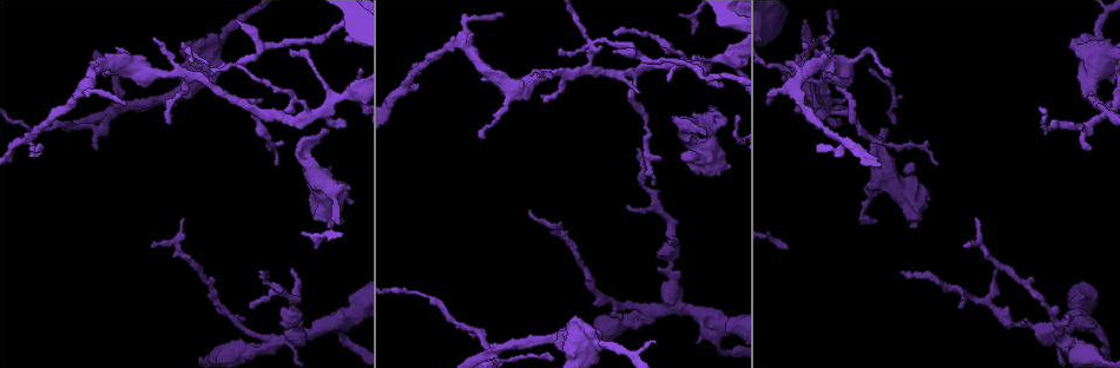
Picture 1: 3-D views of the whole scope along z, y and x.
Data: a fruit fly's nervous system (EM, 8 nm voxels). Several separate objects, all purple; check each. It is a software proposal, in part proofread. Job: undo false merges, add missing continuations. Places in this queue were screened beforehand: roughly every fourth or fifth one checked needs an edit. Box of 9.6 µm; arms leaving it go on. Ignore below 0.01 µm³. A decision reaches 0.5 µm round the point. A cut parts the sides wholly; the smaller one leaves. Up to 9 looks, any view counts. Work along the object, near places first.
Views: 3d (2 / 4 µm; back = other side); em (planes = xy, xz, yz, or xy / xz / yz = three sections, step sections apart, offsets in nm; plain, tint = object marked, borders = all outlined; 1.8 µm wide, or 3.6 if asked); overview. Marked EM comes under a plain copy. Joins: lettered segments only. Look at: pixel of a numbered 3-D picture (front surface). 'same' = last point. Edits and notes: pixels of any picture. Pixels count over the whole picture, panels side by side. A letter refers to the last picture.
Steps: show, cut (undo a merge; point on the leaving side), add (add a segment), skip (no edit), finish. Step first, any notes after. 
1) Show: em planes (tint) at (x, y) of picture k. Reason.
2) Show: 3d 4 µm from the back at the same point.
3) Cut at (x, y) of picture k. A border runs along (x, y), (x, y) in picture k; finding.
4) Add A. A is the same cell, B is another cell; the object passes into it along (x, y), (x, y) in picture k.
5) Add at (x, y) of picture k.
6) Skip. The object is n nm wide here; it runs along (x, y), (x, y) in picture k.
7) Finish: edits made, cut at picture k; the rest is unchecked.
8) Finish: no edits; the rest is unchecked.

Show: em planes (borders) at (1017, 325) of picture 1. A narrow waist.

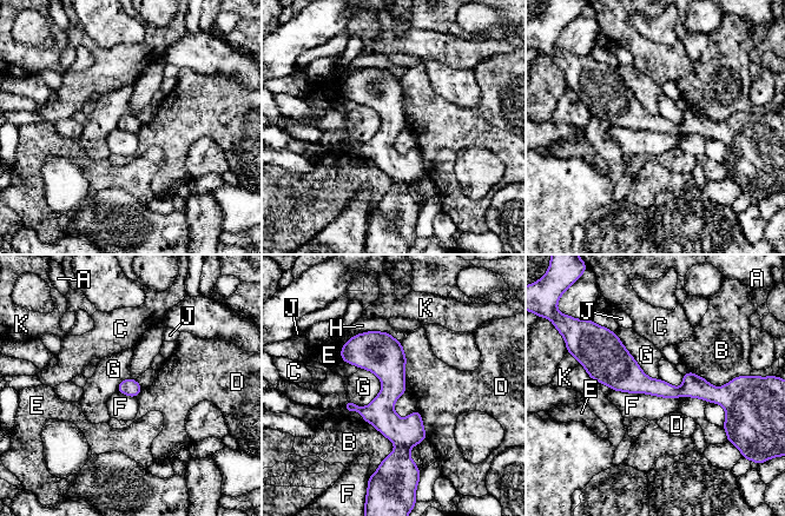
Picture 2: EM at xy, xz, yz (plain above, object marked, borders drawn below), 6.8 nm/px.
Skip. The object is 120 nm wide here; A, B, C, D, E, F, G, H, J and K are other cells; a border runs along (612, 389), (677, 398) in picture 2; one neuron here.

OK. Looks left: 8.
Show: em planes (borders) at (1097, 326) of picture 1. Thick end.

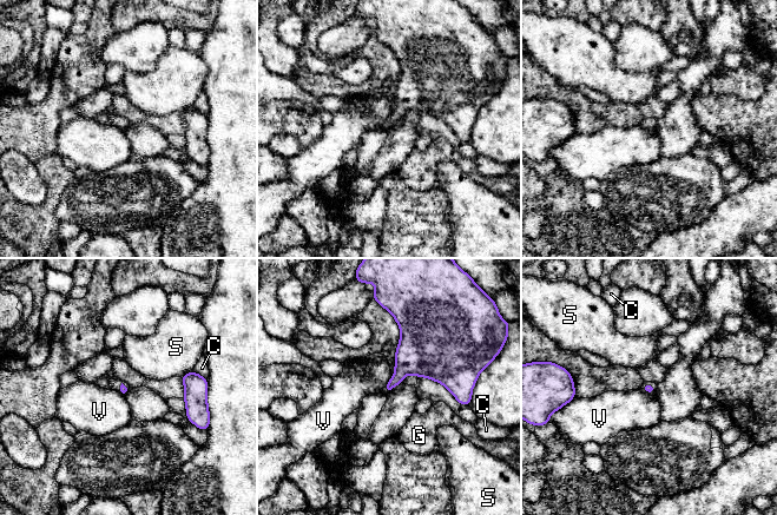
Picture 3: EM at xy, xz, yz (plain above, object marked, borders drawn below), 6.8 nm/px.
Skip. C, G, S and V are other cells; a border runs along (393, 375), (383, 387) in picture 3; none of them fits.

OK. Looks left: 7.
Show: em xz step 4 (tint) at (706, 135) of picture 1. Branch stops here.

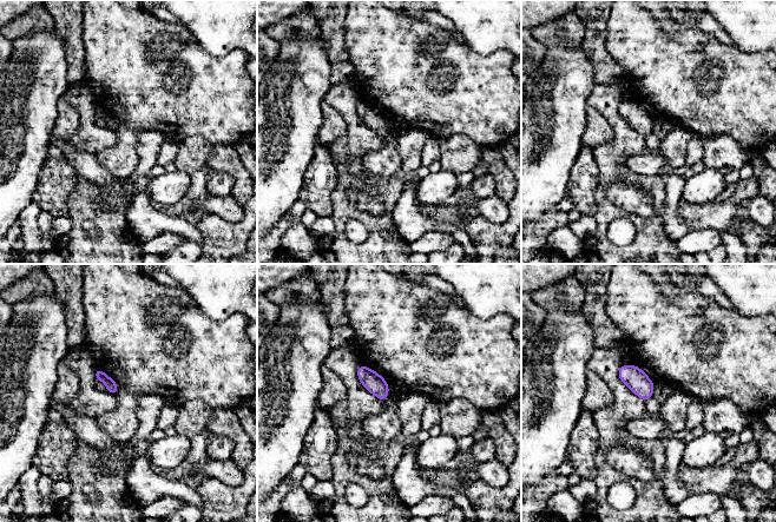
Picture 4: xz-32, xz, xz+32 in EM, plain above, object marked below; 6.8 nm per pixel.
Show: em planes (borders) at the same point.

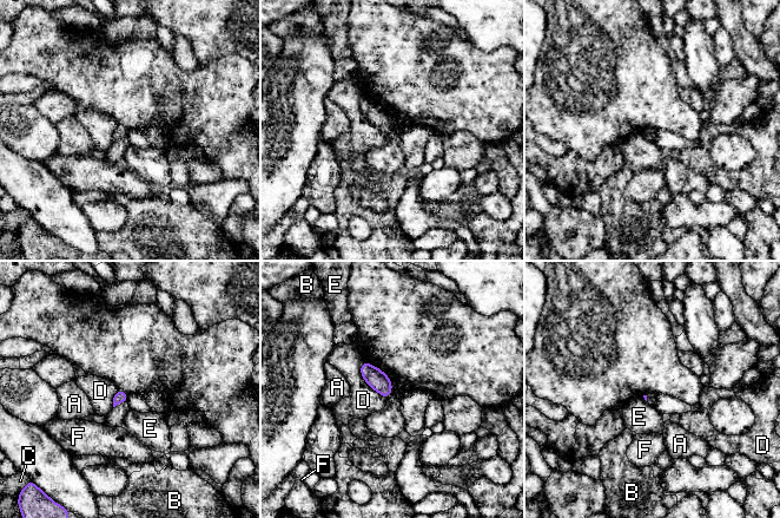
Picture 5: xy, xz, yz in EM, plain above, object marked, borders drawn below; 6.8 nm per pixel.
Skip. A, B, C, D, E and F are other cells; none of them fits.

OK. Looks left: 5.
Show: 3d 4 µm at (1108, 110) of picture 1.

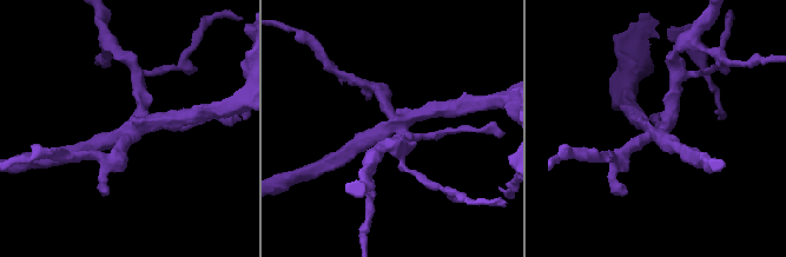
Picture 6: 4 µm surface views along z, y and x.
Show: em planes (borders) at (135, 130) of picture 6. Shape alone is not enough.

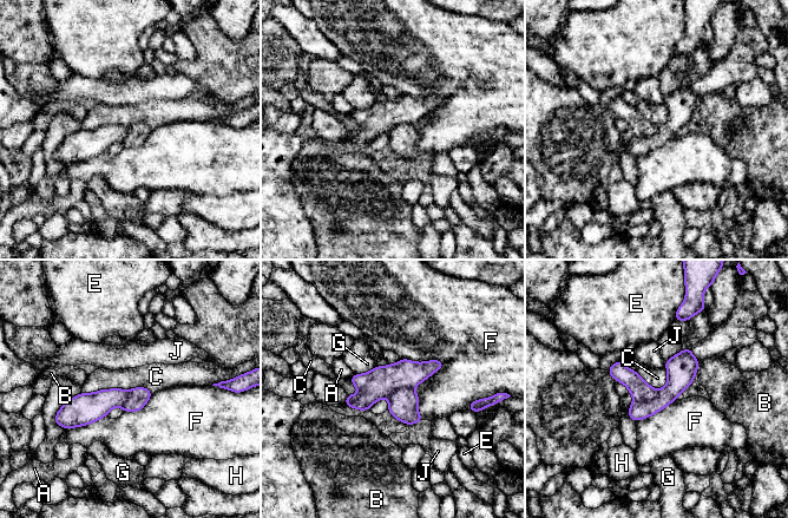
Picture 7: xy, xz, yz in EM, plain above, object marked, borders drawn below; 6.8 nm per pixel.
Cut at (678, 380) of picture 7. A, B, C, E, F, G, H and J are other cells; two neurons meet here.

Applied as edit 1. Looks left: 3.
Finish: edits made, cut at picture 7; the rest is unchecked.

